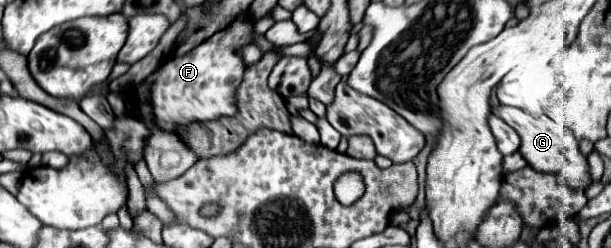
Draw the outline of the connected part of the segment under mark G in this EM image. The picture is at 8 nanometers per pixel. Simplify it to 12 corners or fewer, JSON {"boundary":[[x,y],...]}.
{"boundary":[[493,107],[541,173],[585,191],[591,167],[569,127],[517,107]]}

